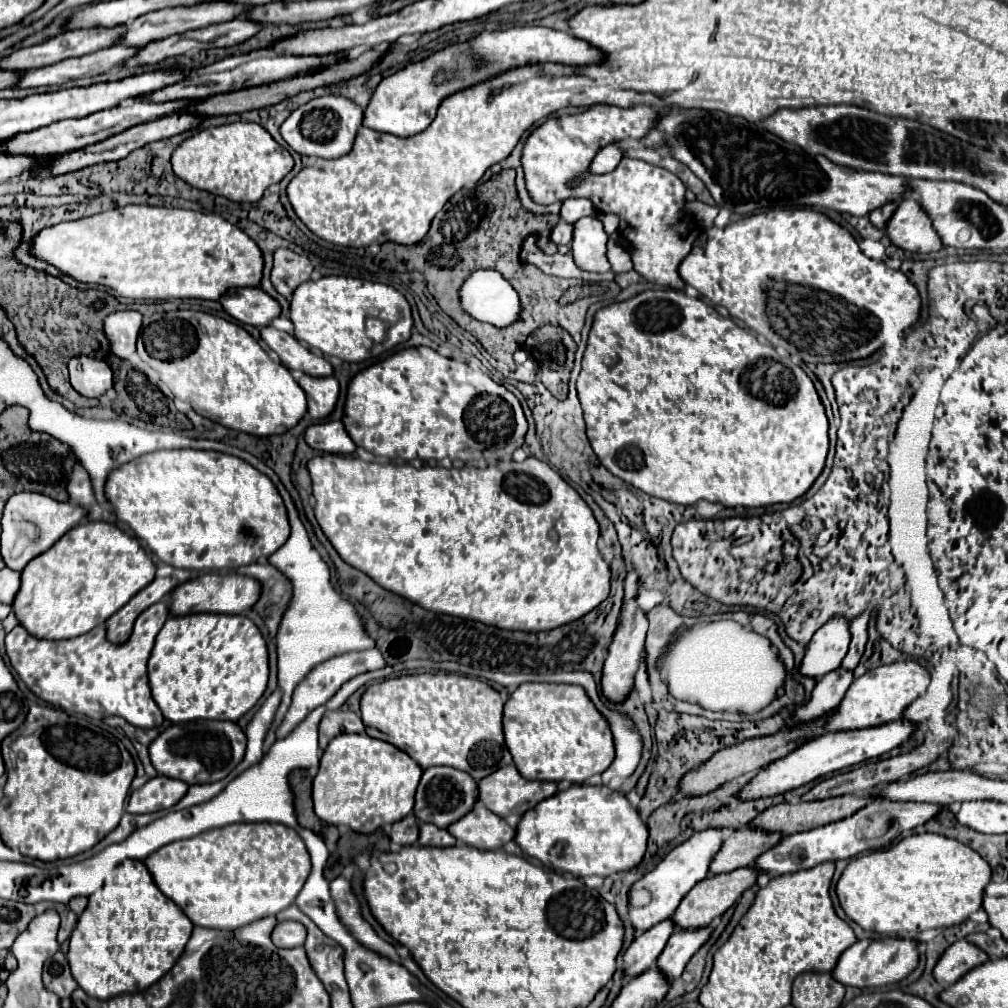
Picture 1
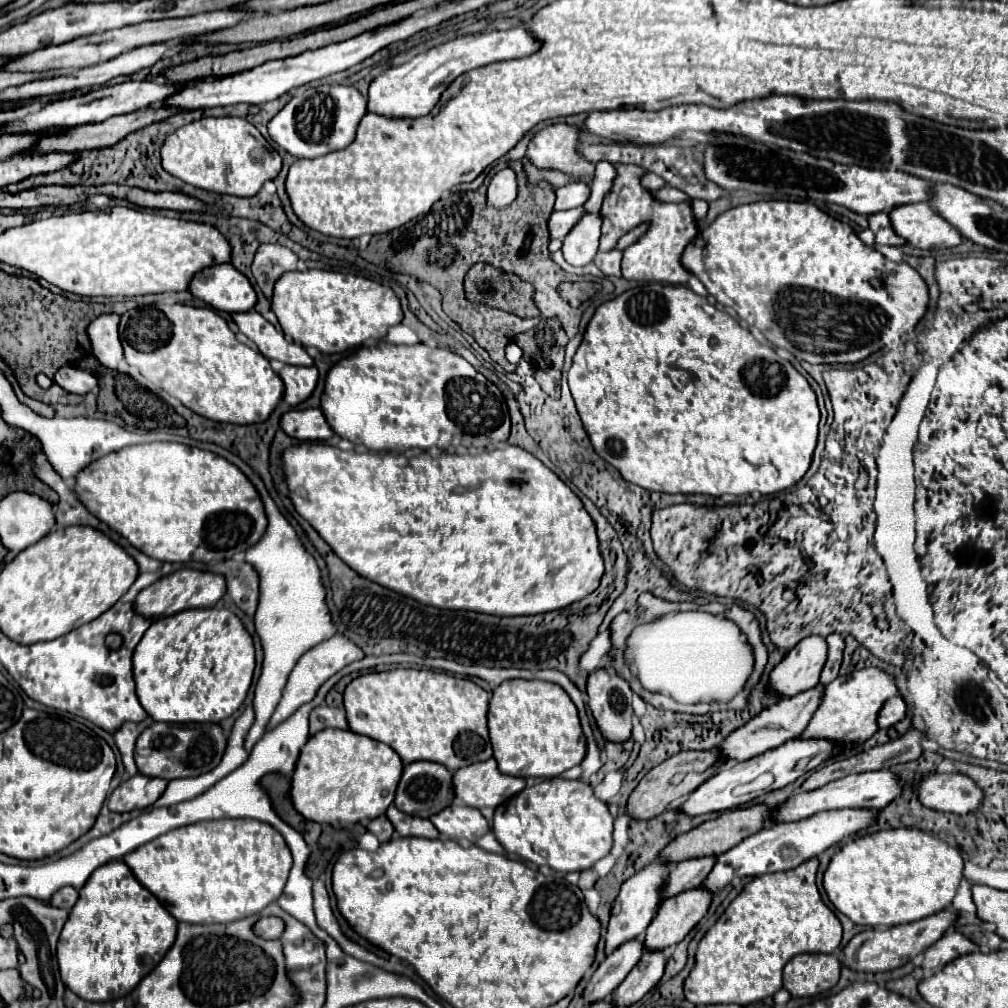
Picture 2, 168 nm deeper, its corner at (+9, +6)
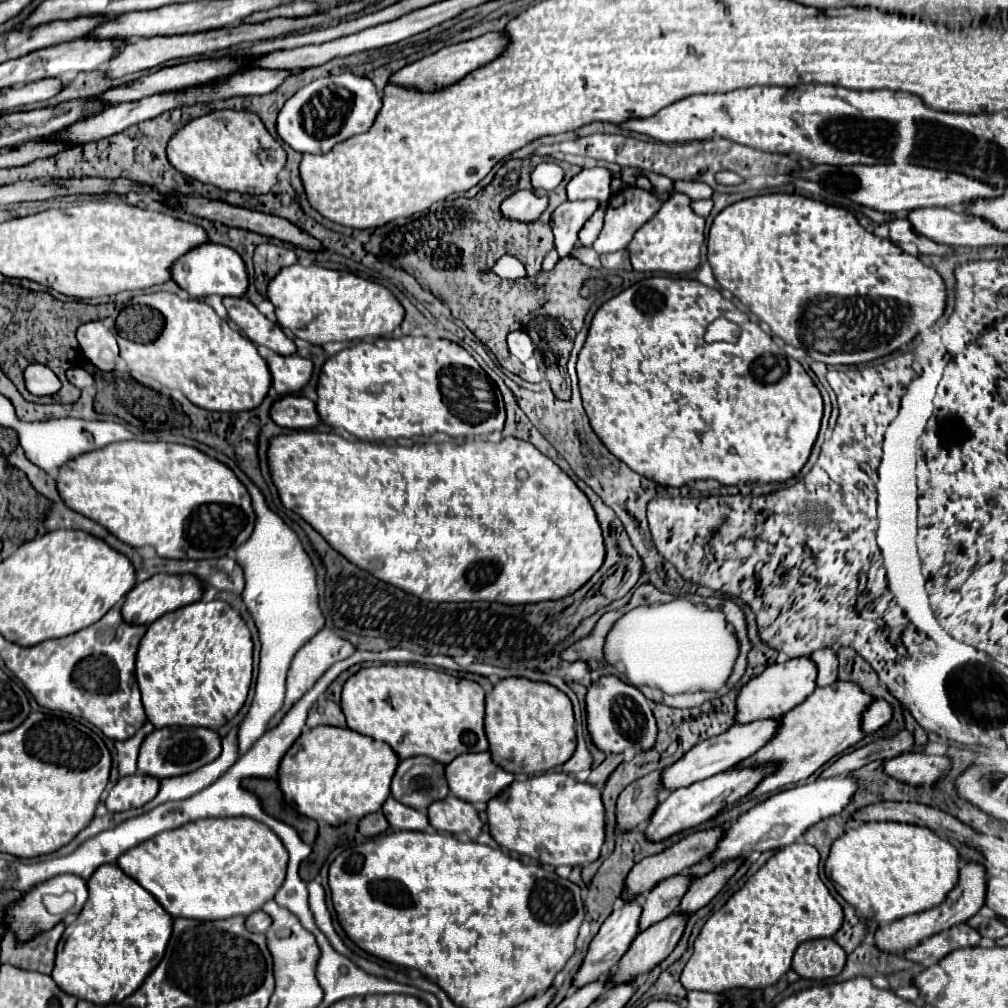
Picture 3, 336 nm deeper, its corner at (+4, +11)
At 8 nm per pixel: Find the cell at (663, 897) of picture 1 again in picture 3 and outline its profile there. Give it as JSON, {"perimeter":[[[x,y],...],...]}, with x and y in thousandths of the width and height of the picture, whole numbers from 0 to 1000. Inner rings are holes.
{"perimeter":[[[623,893],[623,895],[617,897],[615,903],[609,903],[609,905],[601,911],[601,915],[595,919],[593,927],[587,931],[585,940],[583,940],[583,946],[579,948],[579,952],[577,952],[571,968],[569,968],[569,972],[567,972],[567,978],[569,978],[569,980],[577,980],[577,978],[581,978],[581,976],[585,976],[585,974],[591,974],[593,970],[601,970],[601,968],[605,966],[607,958],[619,948],[619,944],[623,942],[625,935],[627,935],[627,933],[631,931],[631,927],[633,927],[633,911],[635,911],[635,907],[637,907],[635,895],[633,895],[633,893]]]}

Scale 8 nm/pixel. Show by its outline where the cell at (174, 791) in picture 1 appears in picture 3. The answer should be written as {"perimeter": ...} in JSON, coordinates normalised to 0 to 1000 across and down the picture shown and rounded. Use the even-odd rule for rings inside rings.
{"perimeter":[[[141,768],[123,770],[107,786],[105,802],[107,806],[123,806],[129,802],[139,802],[157,788],[157,780],[159,774],[149,770],[141,770]]]}

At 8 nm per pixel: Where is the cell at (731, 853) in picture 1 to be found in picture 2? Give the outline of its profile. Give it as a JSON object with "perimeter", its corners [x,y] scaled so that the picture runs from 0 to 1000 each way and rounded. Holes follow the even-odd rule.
{"perimeter":[[[709,848],[674,854],[672,860],[668,860],[668,868],[664,868],[664,888],[660,888],[660,892],[668,890],[670,886],[693,880],[701,872],[709,856],[711,856]]]}

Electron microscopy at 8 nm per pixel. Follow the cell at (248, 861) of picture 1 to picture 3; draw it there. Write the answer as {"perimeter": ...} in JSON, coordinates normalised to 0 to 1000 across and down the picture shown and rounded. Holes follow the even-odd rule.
{"perimeter":[[[210,812],[187,815],[181,821],[161,825],[121,847],[115,855],[129,871],[145,881],[171,911],[218,913],[228,909],[246,909],[272,891],[284,869],[286,845],[278,831],[250,812]]]}

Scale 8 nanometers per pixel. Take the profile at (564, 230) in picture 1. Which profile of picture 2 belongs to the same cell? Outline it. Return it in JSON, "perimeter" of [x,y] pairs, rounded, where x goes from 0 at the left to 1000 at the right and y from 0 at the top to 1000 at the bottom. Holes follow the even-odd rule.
{"perimeter":[[[578,205],[574,207],[564,207],[564,209],[549,209],[547,217],[545,217],[545,231],[549,237],[559,237],[566,225],[576,217],[578,213]]]}

